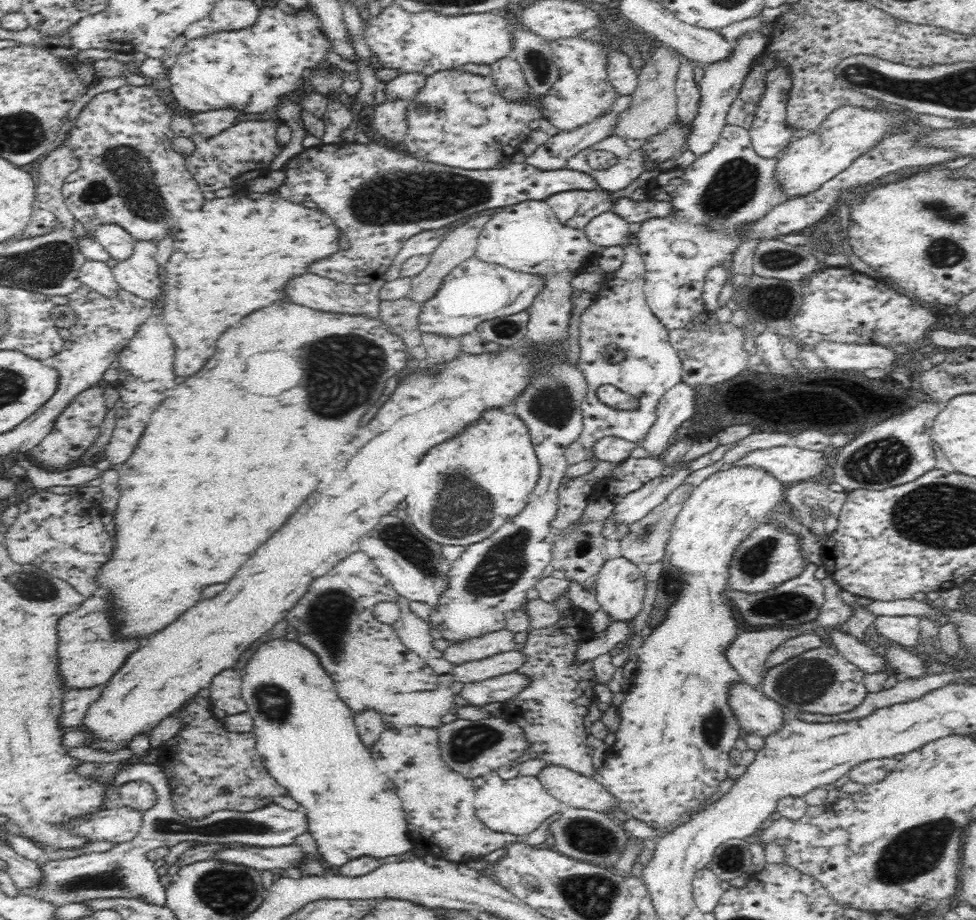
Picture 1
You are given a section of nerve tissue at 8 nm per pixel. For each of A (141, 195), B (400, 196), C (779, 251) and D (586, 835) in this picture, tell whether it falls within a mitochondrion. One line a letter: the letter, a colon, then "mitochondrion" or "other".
A: mitochondrion
B: mitochondrion
C: mitochondrion
D: mitochondrion

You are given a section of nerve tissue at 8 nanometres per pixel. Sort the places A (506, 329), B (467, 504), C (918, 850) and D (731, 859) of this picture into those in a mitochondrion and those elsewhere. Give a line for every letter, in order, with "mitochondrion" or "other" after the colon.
A: mitochondrion
B: mitochondrion
C: mitochondrion
D: mitochondrion

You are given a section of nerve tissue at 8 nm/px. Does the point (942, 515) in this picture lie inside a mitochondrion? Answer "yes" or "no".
yes

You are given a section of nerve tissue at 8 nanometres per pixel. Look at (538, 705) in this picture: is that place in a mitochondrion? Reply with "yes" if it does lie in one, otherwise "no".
no

